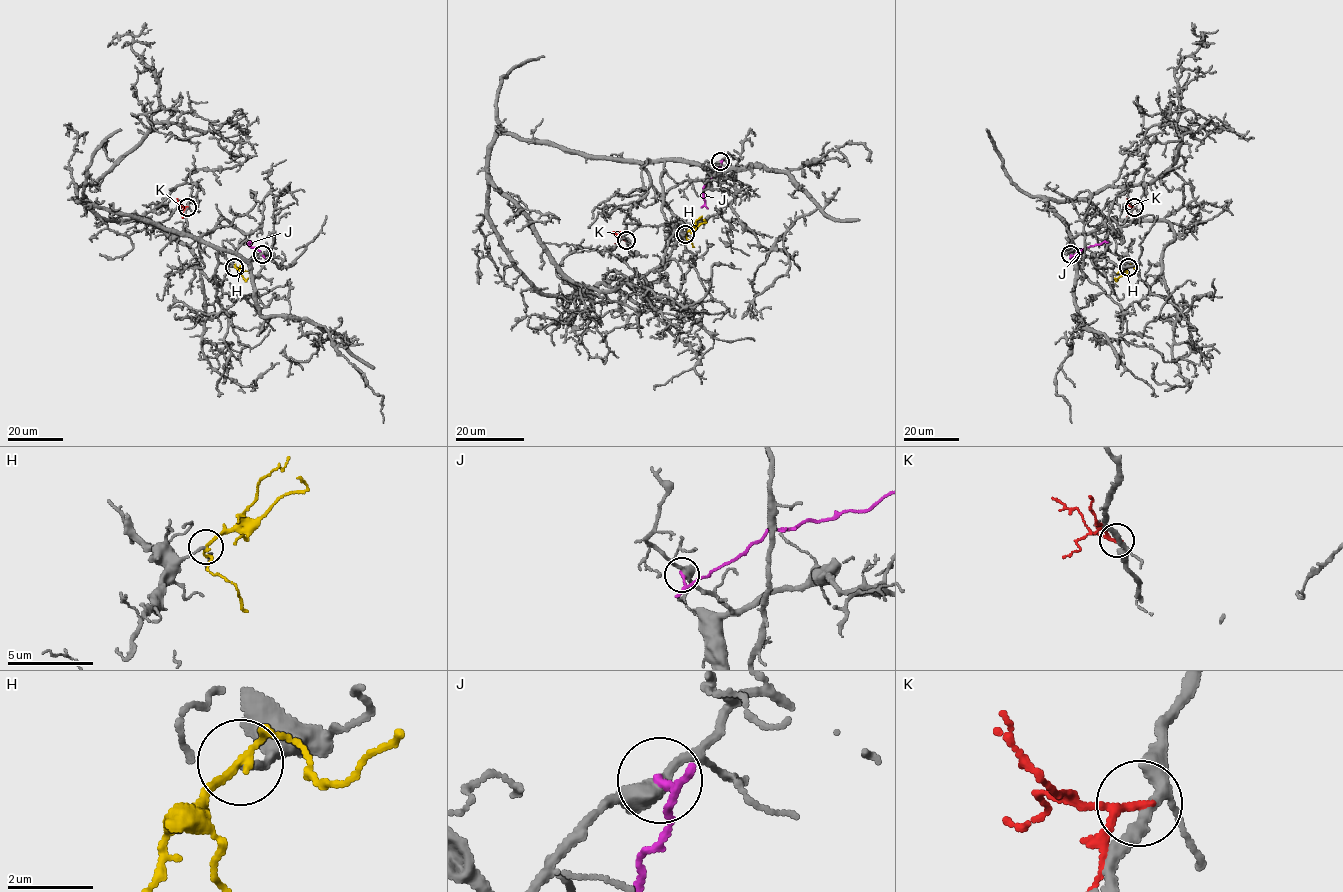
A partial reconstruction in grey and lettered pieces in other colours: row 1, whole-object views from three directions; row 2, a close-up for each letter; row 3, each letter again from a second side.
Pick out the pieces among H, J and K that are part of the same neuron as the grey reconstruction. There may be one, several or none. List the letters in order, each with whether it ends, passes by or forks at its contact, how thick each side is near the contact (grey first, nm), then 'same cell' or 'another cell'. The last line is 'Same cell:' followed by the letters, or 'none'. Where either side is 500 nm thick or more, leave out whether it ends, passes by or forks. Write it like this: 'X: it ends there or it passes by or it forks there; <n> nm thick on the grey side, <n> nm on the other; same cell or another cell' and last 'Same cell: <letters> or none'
H: it passes by; 140 nm thick on the grey side, 150 nm on the other; same cell
J: it passes by; 420 nm thick on the grey side, 130 nm on the other; another cell
K: it passes by; 240 nm thick on the grey side, 160 nm on the other; another cell
Same cell: H

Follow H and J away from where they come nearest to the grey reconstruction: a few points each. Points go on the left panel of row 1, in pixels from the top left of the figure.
H: (235, 267), (246, 281), (248, 278)
J: (262, 254), (249, 246), (250, 241), (247, 244)

